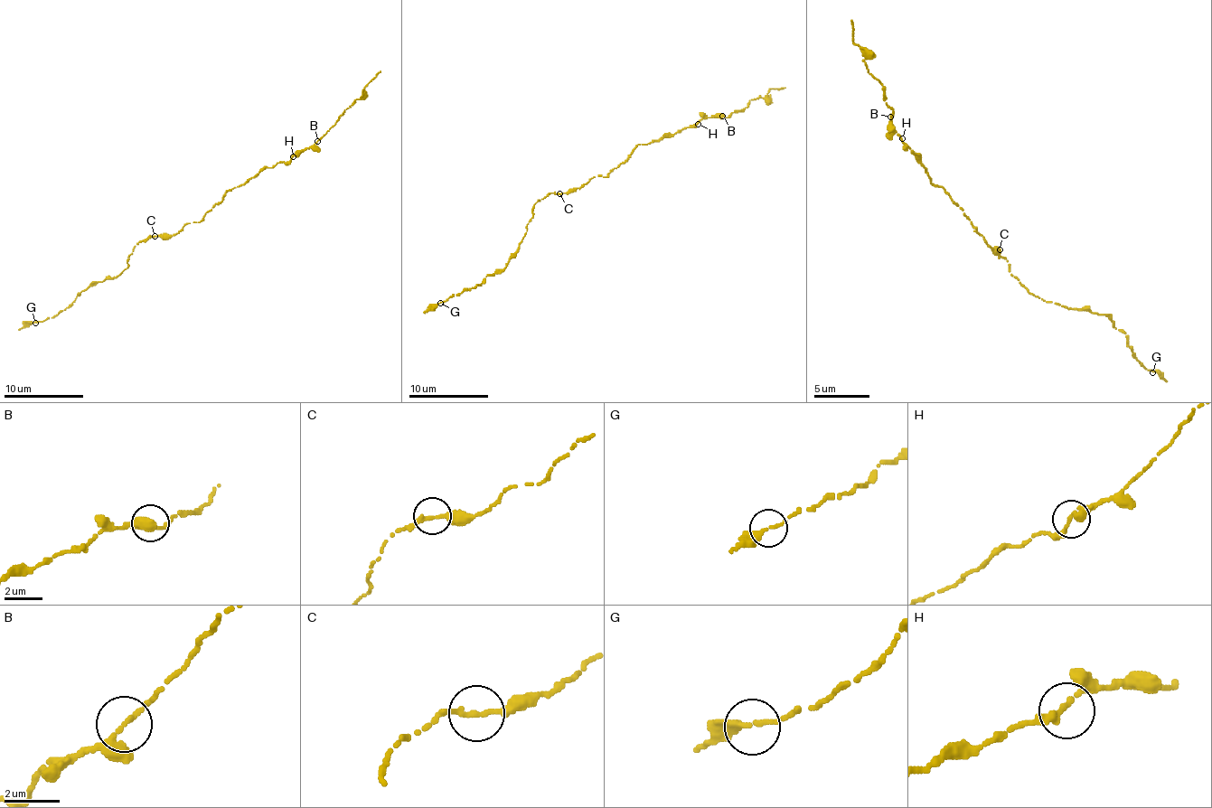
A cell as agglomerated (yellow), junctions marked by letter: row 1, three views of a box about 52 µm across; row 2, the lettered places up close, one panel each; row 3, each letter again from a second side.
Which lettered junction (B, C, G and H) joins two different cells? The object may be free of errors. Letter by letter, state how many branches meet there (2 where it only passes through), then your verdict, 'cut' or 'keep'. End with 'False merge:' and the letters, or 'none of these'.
B: 2 branches meet; keep
C: 2 branches meet; keep
G: 2 branches meet; keep
H: 2 branches meet; keep
False merge: none of these

